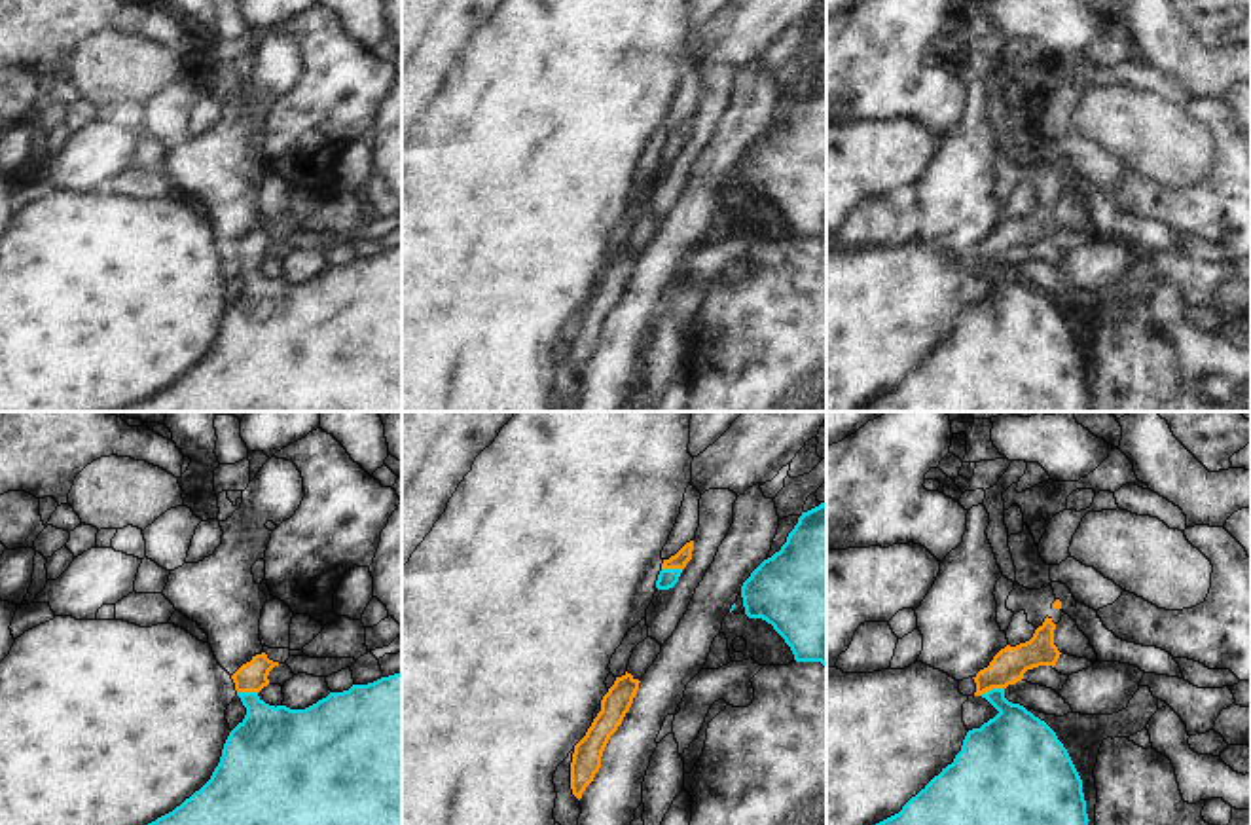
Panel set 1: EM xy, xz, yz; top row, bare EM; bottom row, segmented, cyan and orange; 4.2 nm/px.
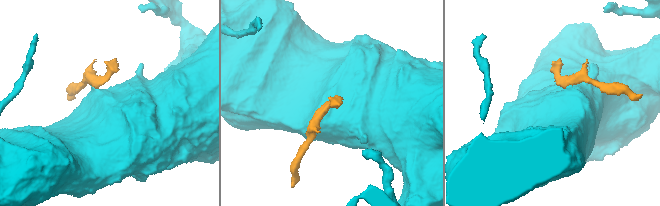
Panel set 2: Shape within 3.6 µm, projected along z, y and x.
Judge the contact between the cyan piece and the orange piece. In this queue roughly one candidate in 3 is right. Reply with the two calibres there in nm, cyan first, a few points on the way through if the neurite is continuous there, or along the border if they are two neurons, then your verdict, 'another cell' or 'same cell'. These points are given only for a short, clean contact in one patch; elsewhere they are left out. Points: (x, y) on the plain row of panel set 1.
280/150 nm | across yz (1013, 319), (1013, 293), (992, 264), (1009, 239) | same cell

